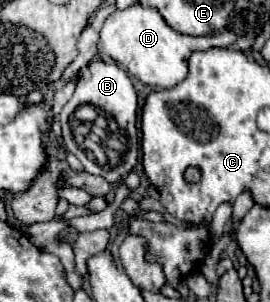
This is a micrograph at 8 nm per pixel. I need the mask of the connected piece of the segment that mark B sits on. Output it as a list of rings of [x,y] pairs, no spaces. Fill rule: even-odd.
[[[91,60],[91,62],[87,64],[87,72],[85,72],[85,68],[79,70],[79,78],[77,78],[75,92],[73,92],[71,100],[63,106],[61,116],[59,116],[61,126],[63,126],[65,148],[67,148],[67,152],[71,152],[71,154],[75,154],[75,156],[79,158],[79,162],[83,164],[83,170],[89,172],[89,174],[105,176],[109,182],[119,182],[119,178],[127,176],[127,174],[133,170],[137,158],[131,154],[123,164],[119,164],[119,166],[115,166],[115,168],[111,168],[111,170],[105,170],[105,168],[97,166],[93,160],[89,160],[87,154],[77,146],[77,142],[75,142],[75,138],[73,138],[73,134],[71,134],[71,128],[69,128],[69,116],[71,116],[81,104],[93,104],[93,106],[97,106],[97,108],[103,108],[107,114],[111,114],[111,116],[115,118],[115,122],[117,122],[119,126],[135,126],[135,124],[137,124],[137,92],[135,92],[135,88],[133,88],[133,82],[131,82],[131,78],[127,76],[127,72],[125,72],[123,68],[119,68],[117,64],[107,64],[107,62],[101,62],[101,60]]]

